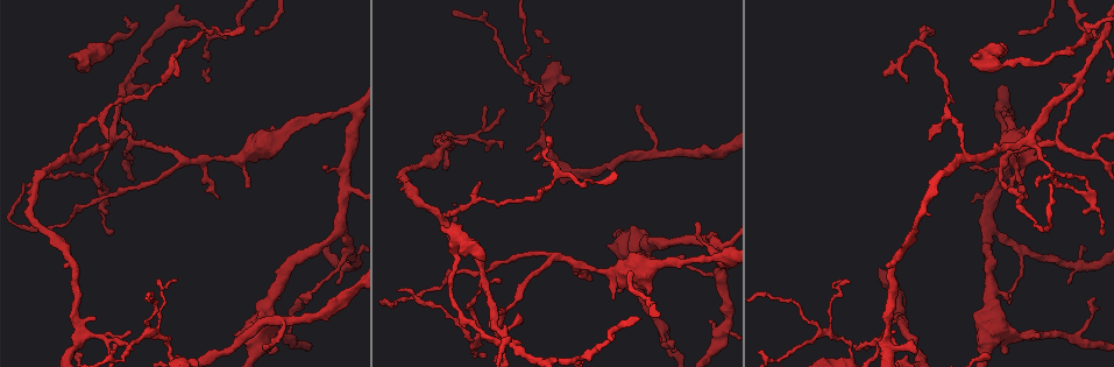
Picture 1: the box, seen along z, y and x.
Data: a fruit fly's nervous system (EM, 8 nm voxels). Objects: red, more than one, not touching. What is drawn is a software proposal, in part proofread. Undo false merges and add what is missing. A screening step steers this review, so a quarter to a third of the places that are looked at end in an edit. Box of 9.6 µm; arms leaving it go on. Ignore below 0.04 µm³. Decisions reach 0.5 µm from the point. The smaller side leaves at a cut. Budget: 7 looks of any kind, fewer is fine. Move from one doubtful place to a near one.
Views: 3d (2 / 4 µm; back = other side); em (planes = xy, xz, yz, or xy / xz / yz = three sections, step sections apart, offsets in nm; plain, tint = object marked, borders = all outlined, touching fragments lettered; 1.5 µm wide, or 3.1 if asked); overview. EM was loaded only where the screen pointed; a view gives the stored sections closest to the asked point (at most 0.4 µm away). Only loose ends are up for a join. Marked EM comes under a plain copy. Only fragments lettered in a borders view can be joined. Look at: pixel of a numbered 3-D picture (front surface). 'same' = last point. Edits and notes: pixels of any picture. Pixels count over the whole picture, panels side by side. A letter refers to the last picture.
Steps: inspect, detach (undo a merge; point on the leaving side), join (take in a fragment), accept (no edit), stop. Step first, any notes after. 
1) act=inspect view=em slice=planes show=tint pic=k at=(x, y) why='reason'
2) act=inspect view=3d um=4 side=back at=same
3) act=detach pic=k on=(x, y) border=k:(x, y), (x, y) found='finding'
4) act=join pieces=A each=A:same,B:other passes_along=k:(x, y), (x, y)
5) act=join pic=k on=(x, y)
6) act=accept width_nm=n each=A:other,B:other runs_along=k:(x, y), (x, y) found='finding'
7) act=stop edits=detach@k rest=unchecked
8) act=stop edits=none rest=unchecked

act=inspect view=3d um=4 side=back pic=1 at=(850, 348) why='abrupt turn'

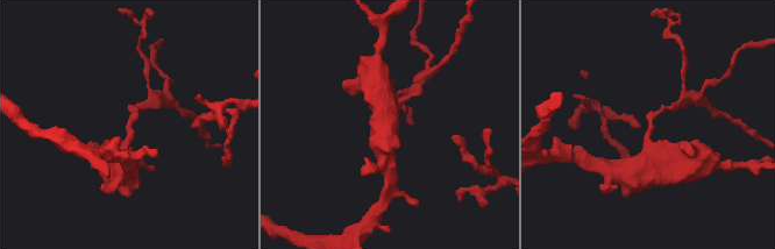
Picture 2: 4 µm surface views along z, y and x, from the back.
act=inspect view=em slice=yz step=4 show=borders pic=2 at=(651, 125)

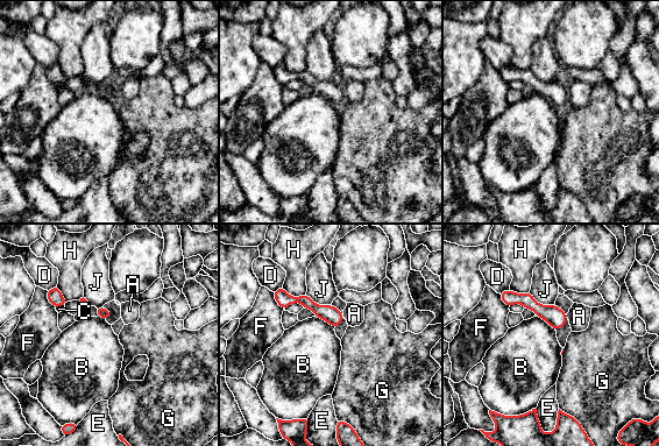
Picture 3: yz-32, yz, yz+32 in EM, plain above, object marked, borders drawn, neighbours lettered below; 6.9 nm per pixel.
act=accept each=A:other,B:other,C:other,D:other,E:other,F:other,G:other,H:other,J:other runs_along=3:(277, 295), (303, 299), (339, 318) found='one neuron here'

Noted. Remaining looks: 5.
act=inspect view=3d um=4 pic=1 at=(183, 163) why='three-way junction'

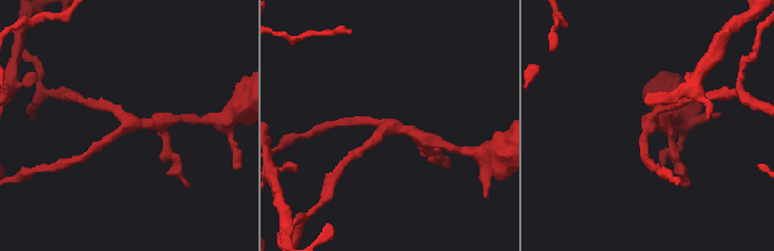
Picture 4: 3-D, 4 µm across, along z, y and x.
act=inspect view=em slice=yz step=4 show=tint pic=4 at=(129, 121) arms=3 why='need the tissue'

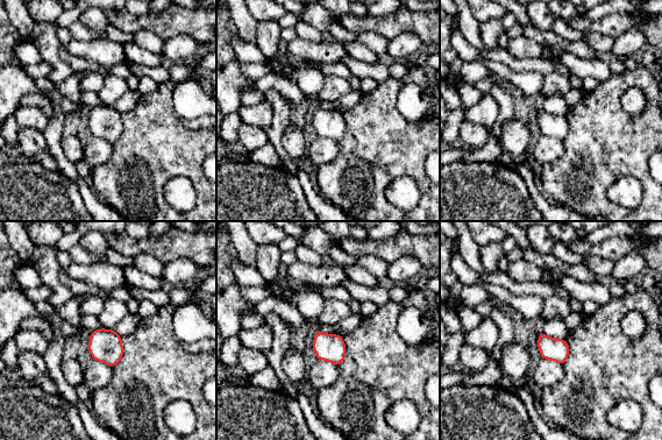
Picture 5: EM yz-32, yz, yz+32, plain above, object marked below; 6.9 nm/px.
act=inspect view=em slice=planes show=borders at=same why='cut it another way'

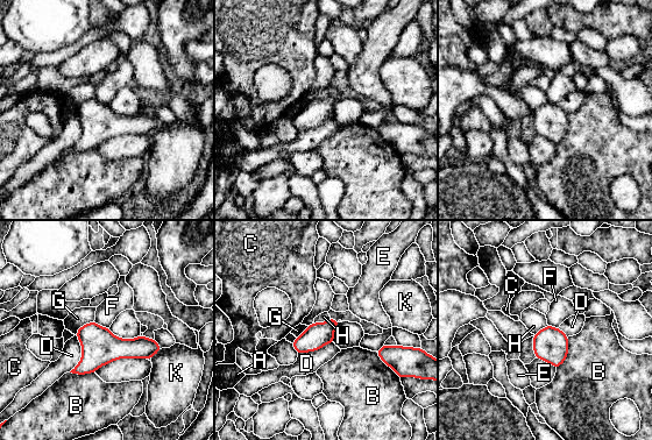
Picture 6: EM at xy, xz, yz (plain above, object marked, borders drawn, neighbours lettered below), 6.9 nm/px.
act=accept each=A:other,B:other,C:other,D:other,E:other,F:other,G:other,H:other,K:other border=6:(76, 335), (80, 360), (69, 371) found='continuous, no second neuron'

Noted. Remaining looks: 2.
act=inspect view=3d um=4 side=back pic=1 at=(1008, 49) why='branch stops here'

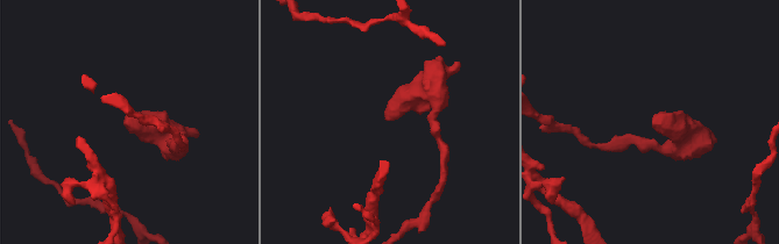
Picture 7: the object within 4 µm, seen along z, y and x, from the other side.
act=inspect view=em slice=planes show=borders pic=7 at=(123, 122)

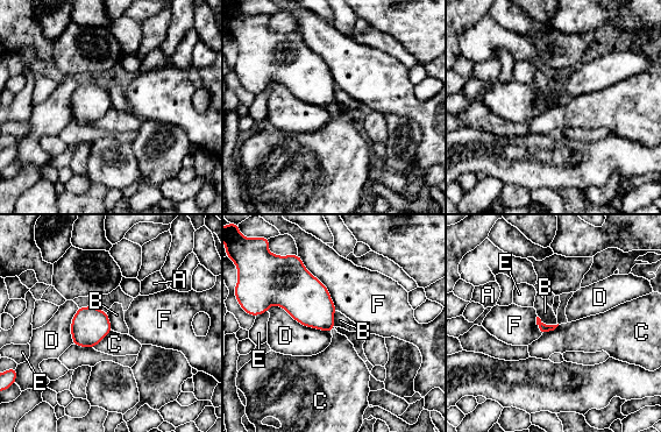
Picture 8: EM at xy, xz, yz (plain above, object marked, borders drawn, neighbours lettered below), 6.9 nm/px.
act=accept each=A:other,B:other,C:other,D:other,E:other,F:other border=8:(111, 330), (93, 347) found='none of them fits'

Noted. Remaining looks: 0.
act=stop edits=none rest=unchecked

